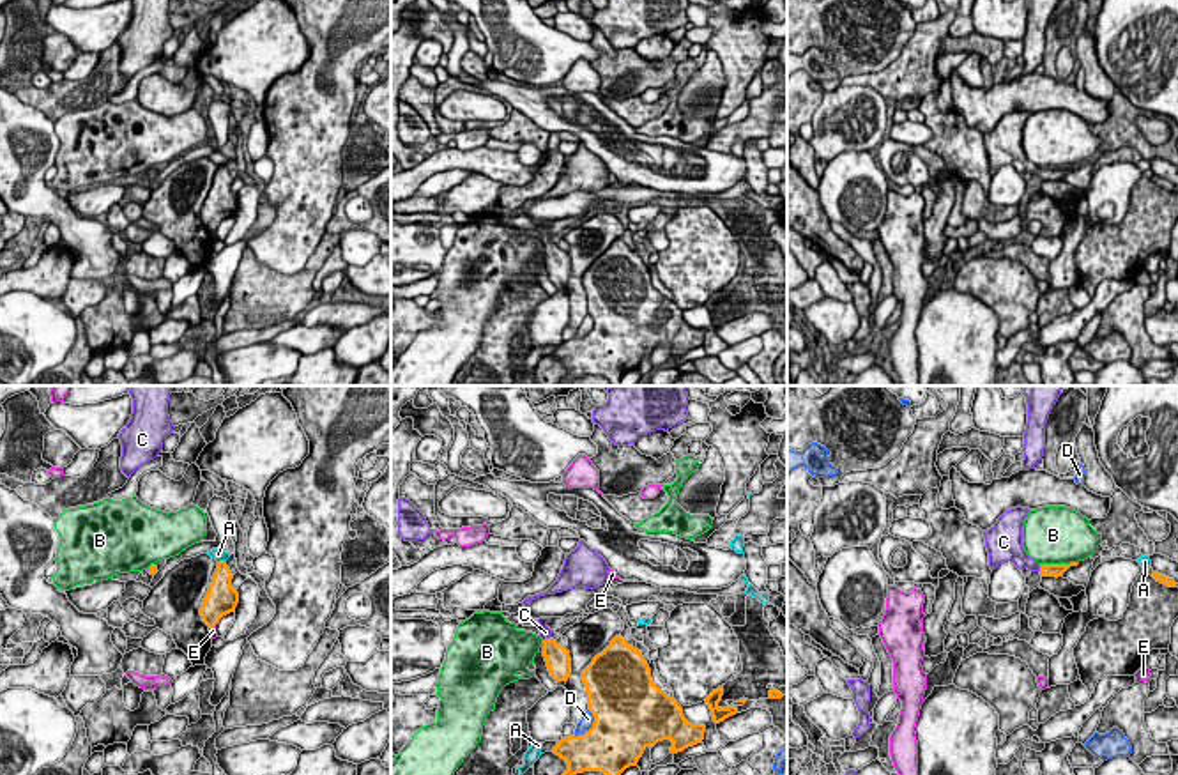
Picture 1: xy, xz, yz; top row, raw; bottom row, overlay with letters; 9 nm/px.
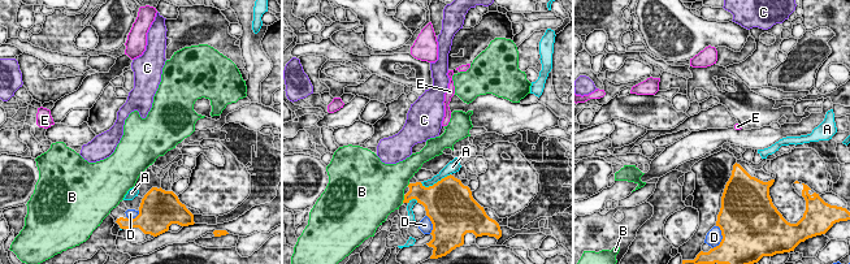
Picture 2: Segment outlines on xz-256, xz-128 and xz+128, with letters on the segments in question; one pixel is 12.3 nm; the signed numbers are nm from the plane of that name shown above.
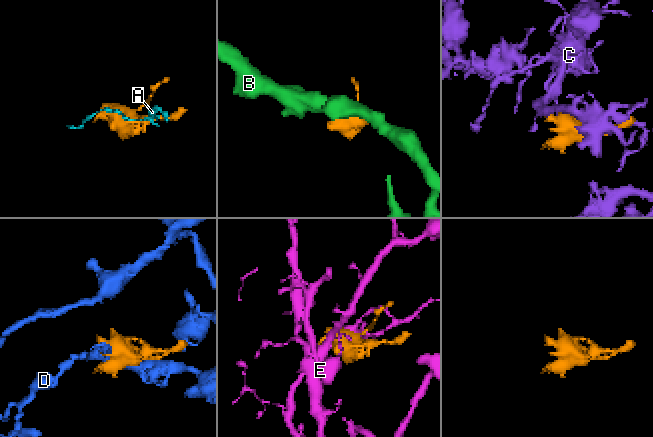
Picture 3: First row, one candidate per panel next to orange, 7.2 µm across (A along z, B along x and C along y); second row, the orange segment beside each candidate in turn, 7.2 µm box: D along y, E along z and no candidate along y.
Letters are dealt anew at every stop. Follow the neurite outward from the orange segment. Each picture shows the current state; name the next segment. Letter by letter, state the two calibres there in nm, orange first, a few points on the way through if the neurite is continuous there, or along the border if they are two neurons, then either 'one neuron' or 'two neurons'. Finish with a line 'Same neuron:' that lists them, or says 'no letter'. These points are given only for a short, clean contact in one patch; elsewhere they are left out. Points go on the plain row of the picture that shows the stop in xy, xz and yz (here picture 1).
A: 200/120 nm | two neurons
B: 130/480 nm | along yz (1078, 165), (1040, 168) | two neurons
C: 220/120 nm | across xz (558, 262), (545, 243), (545, 236) | one neuron
D: 500/120 nm | two neurons
E: 280/60 nm | along xy (214, 229), (209, 232) | two neurons
Same neuron: C

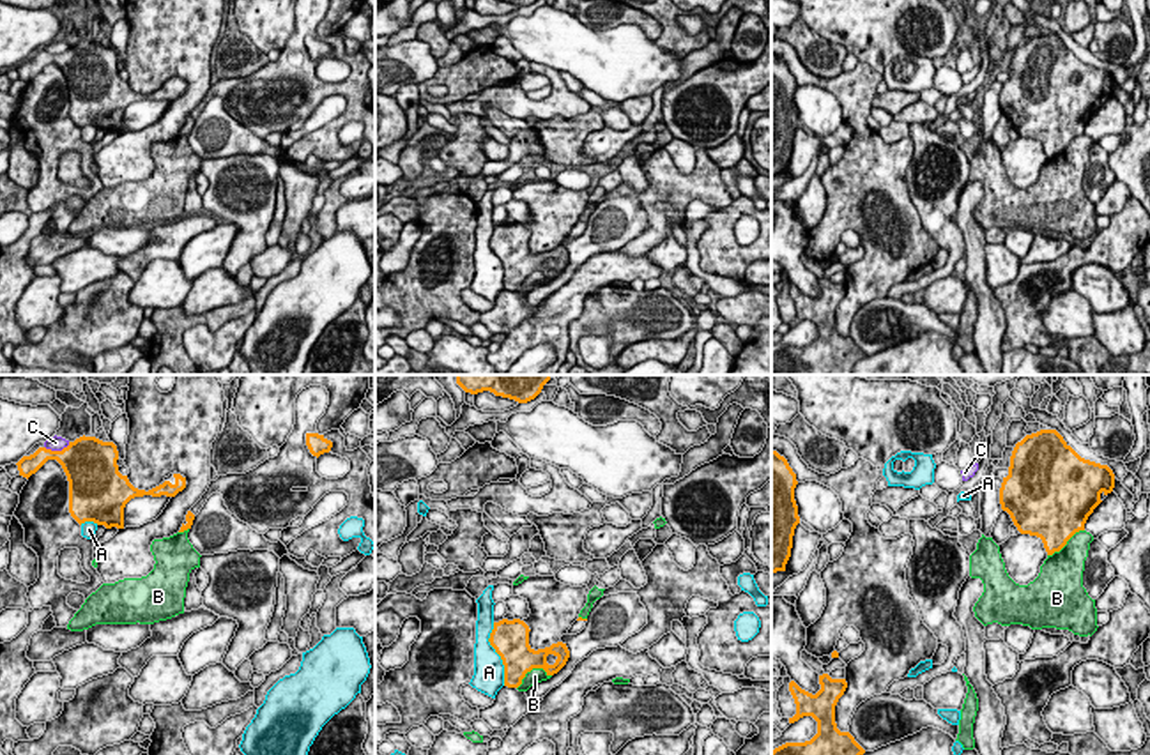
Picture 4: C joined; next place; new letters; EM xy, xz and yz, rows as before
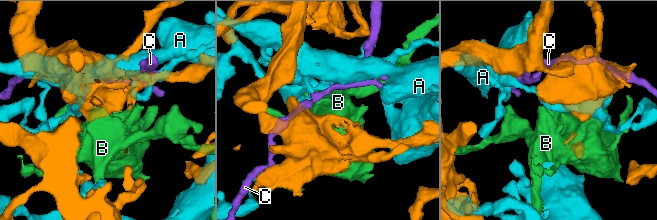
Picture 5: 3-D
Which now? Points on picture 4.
A: 340/280 nm | two neurons
B: 300/140 nm | two neurons
C: 380/130 nm | two neurons
Same neuron: no letter

